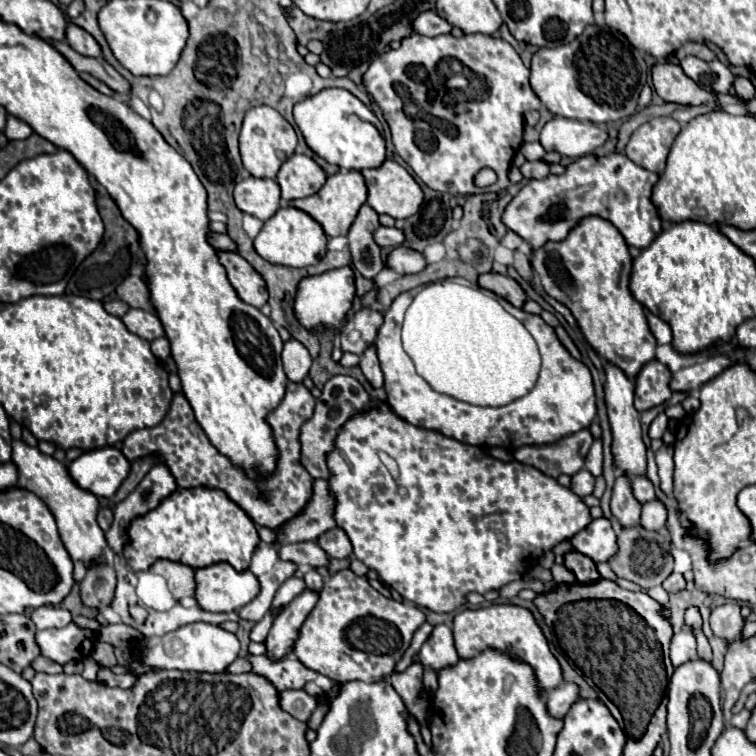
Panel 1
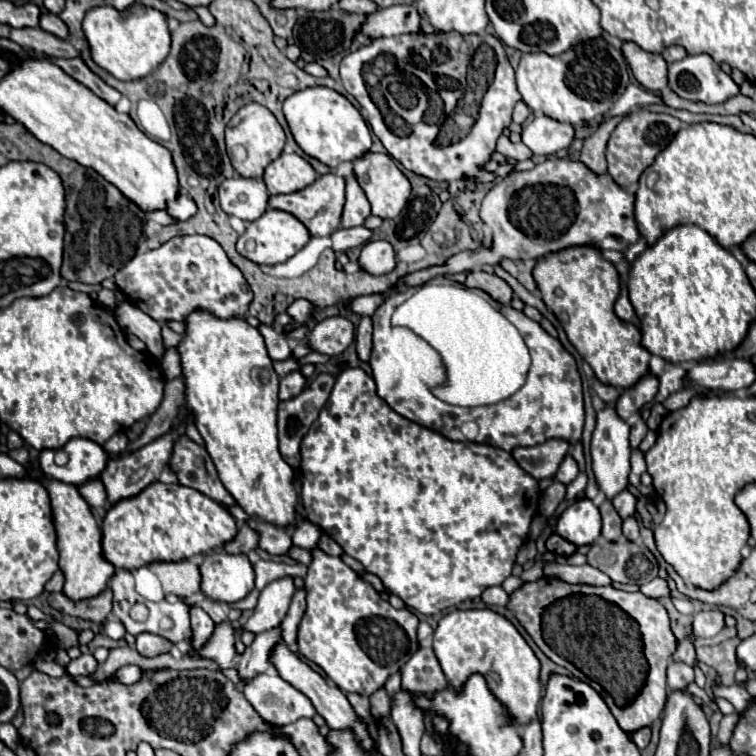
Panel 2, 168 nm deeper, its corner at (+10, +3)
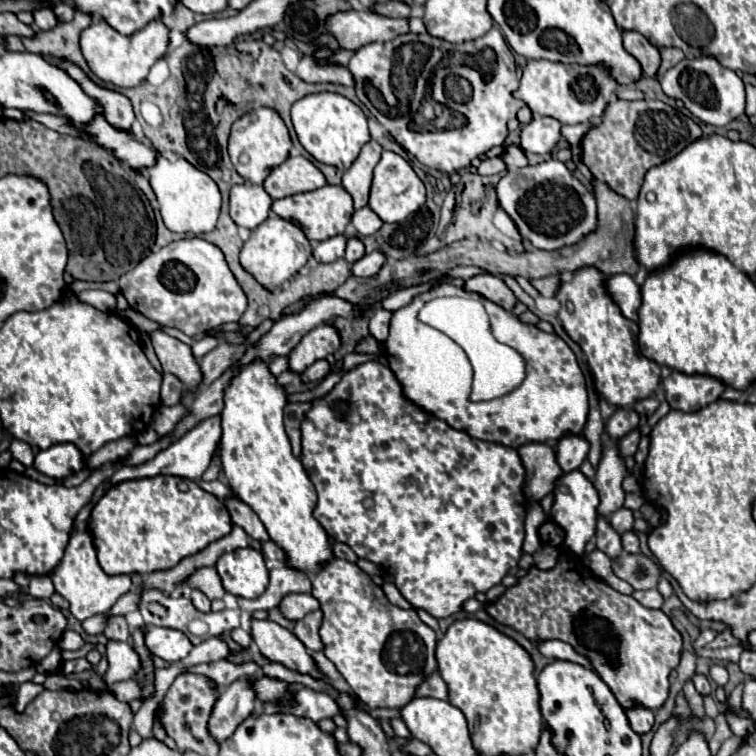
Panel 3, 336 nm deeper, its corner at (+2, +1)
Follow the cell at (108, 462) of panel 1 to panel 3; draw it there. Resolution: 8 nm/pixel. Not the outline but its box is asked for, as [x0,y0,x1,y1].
[34,443,86,479]

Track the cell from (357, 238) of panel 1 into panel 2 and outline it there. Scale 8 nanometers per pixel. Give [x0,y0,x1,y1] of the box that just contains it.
[342,177,370,227]

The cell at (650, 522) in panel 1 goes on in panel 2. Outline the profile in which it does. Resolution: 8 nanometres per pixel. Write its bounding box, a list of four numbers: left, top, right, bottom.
[624,517,640,541]

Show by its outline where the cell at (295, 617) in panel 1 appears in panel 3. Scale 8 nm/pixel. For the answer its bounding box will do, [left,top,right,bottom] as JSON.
[208,677,256,743]

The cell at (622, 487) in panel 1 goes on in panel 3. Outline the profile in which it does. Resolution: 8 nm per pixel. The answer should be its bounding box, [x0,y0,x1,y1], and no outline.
[596,517,622,559]

